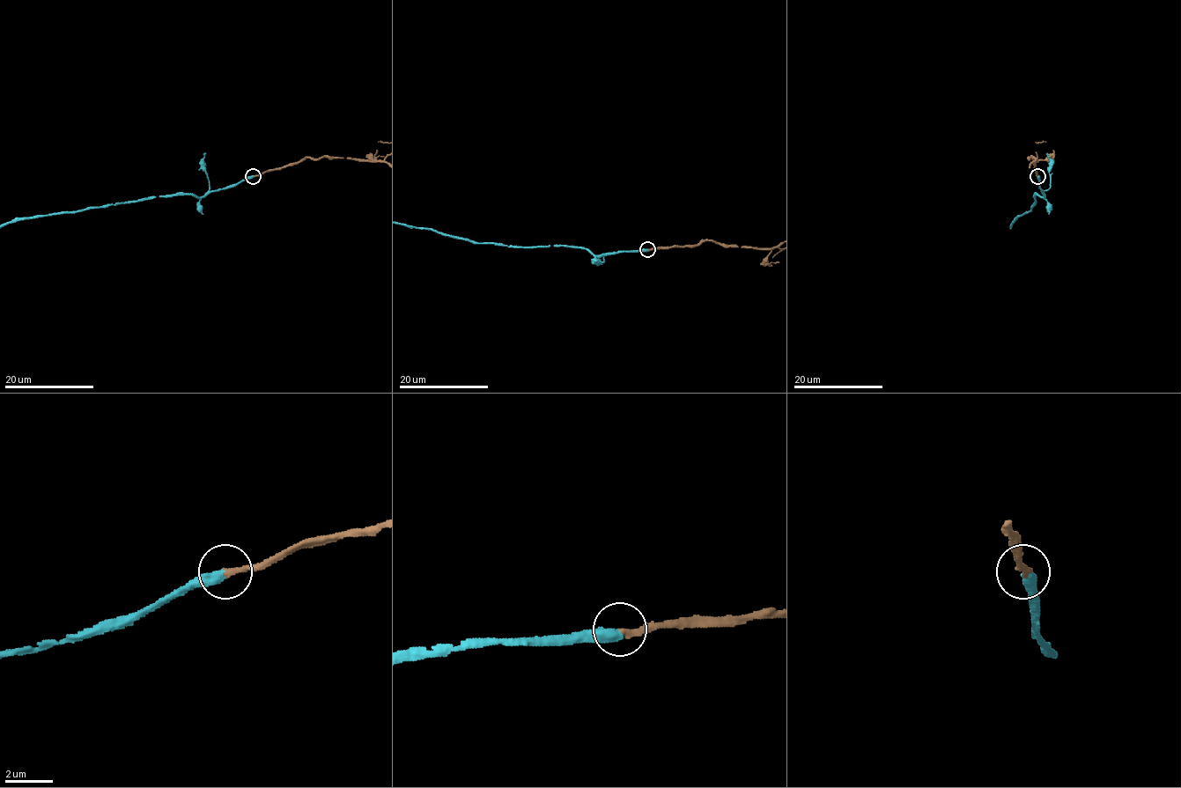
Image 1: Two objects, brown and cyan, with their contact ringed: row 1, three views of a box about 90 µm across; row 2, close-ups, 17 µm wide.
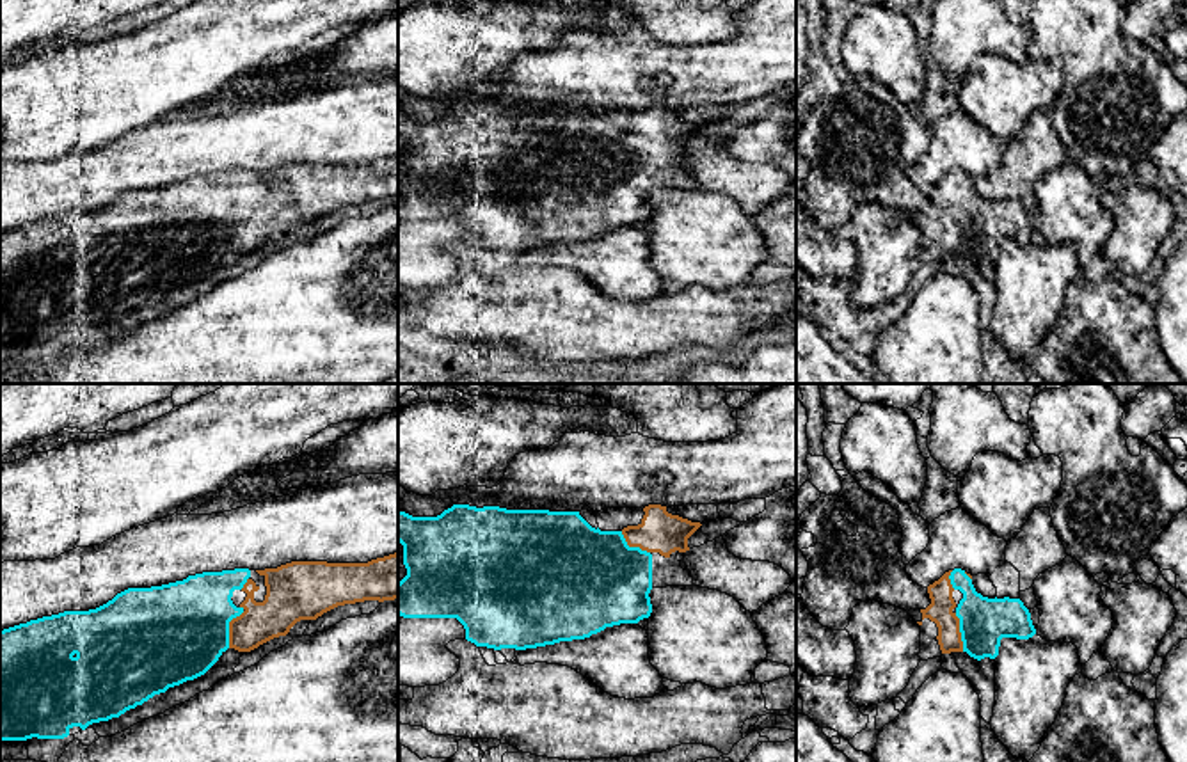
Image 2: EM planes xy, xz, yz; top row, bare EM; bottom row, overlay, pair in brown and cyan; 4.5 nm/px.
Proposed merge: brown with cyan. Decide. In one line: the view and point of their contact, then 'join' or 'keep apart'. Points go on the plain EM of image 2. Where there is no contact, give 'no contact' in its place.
xy (230, 230) | join

